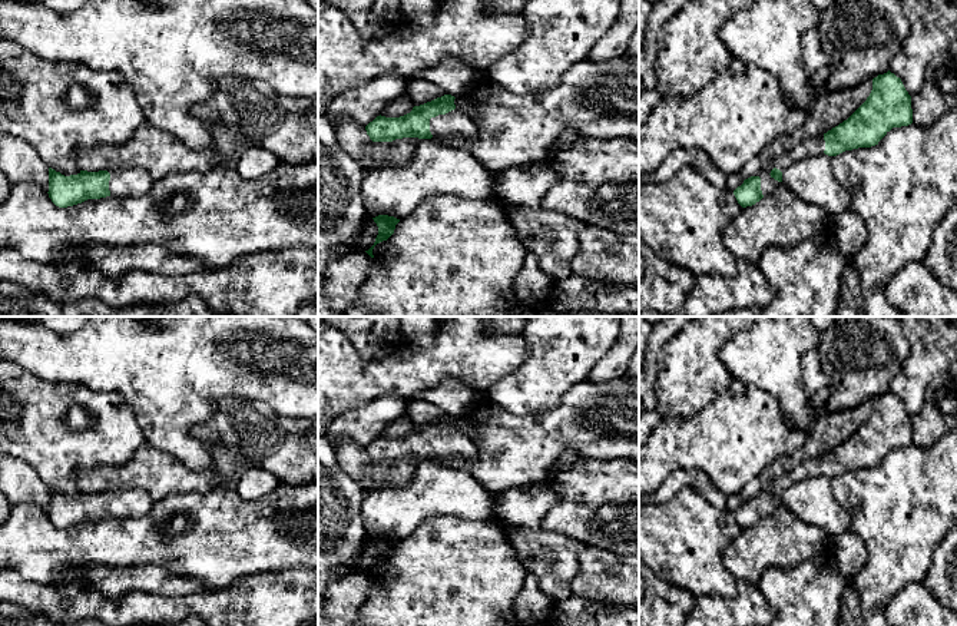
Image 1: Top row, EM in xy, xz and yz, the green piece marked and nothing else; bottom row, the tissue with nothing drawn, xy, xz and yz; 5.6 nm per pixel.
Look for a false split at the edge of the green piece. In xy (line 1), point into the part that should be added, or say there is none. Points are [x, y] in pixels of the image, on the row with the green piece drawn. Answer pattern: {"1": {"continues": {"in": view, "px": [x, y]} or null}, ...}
{"1": {"continues": {"in": "xy", "px": [126, 179]}}}

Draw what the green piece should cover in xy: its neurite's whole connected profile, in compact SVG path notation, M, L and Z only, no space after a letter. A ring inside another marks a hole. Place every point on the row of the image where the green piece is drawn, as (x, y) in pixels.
M122 162L107 170L64 176L49 168L49 198L59 208L106 196L125 198L145 195L155 180L150 170L138 163Z

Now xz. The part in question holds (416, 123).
M444 95L431 102L414 106L413 110L400 117L377 116L365 126L372 142L393 142L403 138L477 139L477 125L466 113L456 109L454 96Z

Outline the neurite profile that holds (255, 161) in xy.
M249 146L241 156L236 169L244 179L258 179L281 163L281 159L261 146Z

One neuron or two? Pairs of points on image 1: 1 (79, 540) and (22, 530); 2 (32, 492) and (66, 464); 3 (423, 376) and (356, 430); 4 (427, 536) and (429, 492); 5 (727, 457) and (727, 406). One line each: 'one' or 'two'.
1: one
2: two
3: two
4: two
5: one

